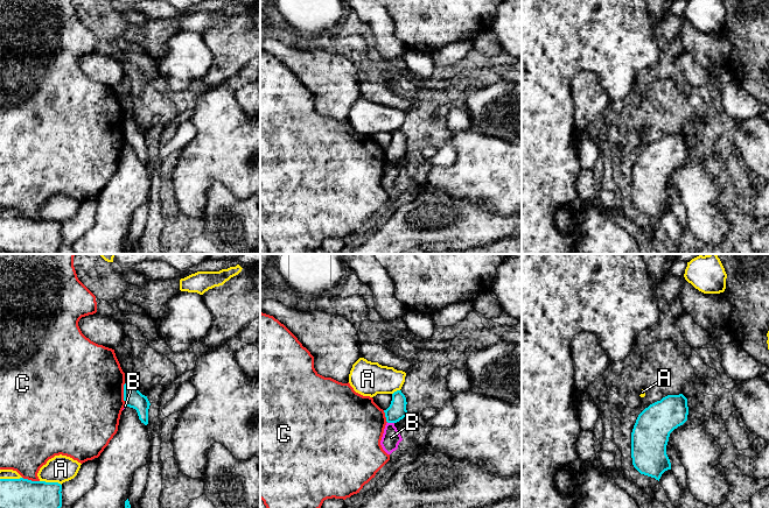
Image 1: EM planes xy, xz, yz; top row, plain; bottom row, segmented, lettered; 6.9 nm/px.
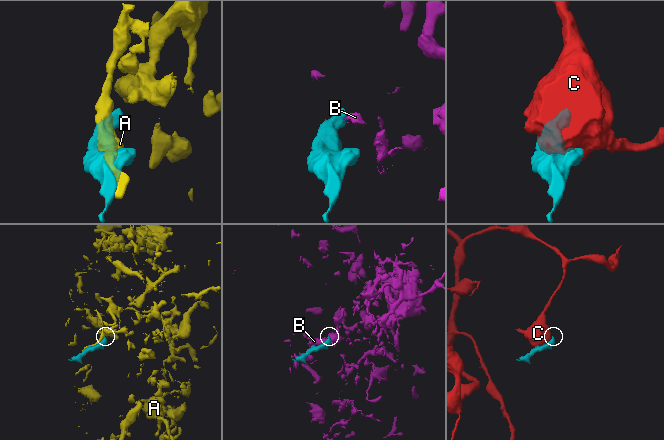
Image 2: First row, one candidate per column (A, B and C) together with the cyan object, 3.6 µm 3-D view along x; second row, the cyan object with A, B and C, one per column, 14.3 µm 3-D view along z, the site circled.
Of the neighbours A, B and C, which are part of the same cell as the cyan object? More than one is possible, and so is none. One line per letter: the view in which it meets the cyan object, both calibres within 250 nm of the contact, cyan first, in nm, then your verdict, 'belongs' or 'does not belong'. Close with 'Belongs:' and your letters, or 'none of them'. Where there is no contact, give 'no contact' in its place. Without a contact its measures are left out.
A: xy | 200/190 nm | does not belong
B: xz | 130/130 nm | does not belong
C: xy | 130/500 nm | does not belong
Belongs: none of them

